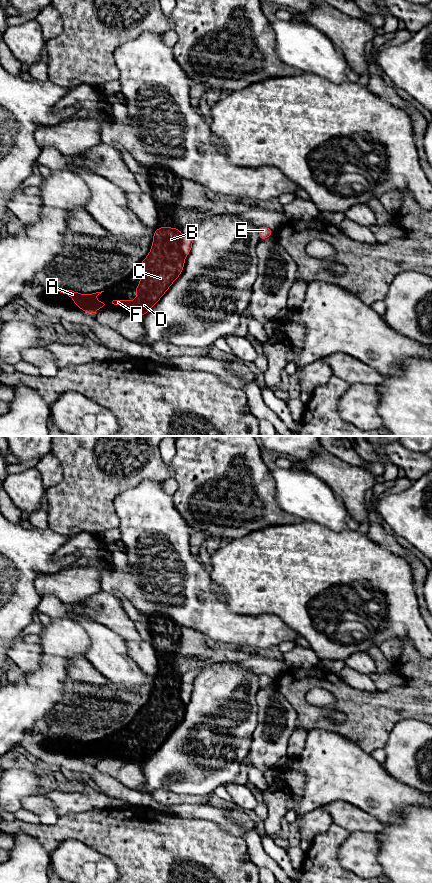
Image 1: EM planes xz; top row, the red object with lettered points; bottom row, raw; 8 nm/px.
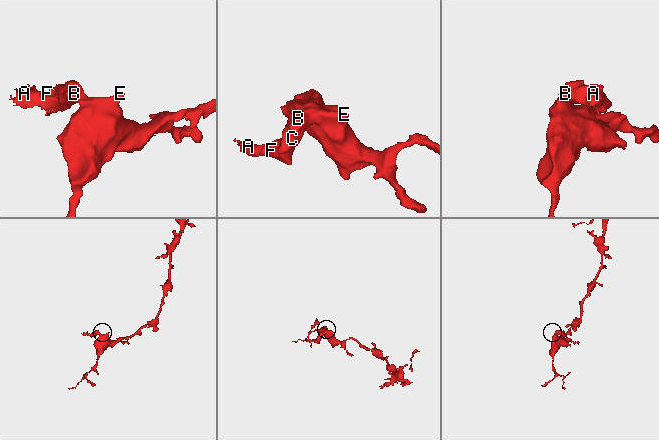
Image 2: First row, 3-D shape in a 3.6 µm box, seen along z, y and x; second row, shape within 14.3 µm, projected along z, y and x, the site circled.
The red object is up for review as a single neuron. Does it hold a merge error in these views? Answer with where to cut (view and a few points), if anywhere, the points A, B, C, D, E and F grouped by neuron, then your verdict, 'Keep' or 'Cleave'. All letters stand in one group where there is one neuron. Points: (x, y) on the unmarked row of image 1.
Split along xz (181, 683), (180, 698), (185, 704). Groups: A B C D F / E. Cleave

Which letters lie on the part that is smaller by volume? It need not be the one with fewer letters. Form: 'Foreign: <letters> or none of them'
Foreign: A, B, C, D, F

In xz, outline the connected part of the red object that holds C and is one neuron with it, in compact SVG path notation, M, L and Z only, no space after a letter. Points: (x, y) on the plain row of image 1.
M159 675L147 705L141 709L140 731L136 733L135 748L111 747L111 753L123 753L137 764L144 764L181 723L186 704L180 697L181 678Z

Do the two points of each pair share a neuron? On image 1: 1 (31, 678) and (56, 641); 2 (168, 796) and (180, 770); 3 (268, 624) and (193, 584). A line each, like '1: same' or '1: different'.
1: same
2: different
3: same

